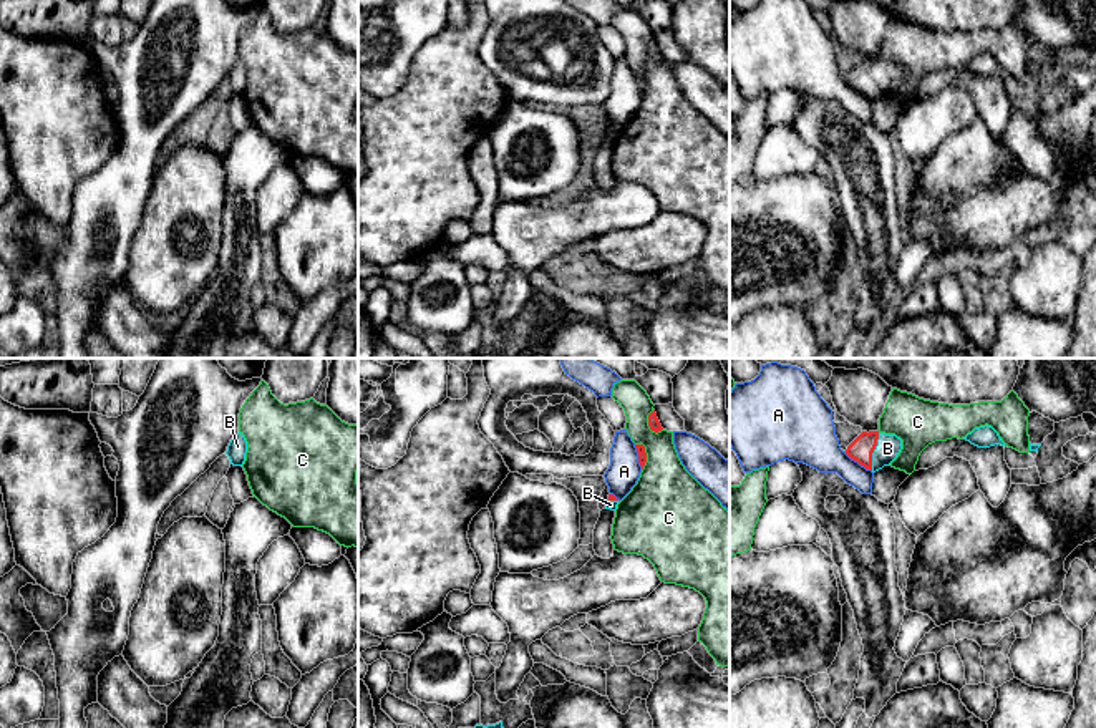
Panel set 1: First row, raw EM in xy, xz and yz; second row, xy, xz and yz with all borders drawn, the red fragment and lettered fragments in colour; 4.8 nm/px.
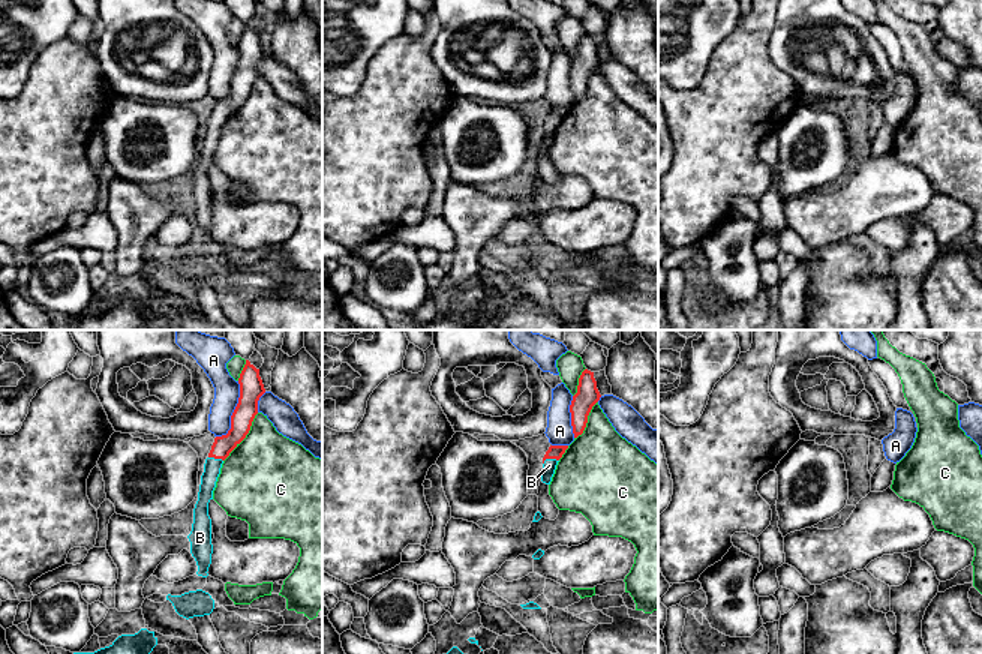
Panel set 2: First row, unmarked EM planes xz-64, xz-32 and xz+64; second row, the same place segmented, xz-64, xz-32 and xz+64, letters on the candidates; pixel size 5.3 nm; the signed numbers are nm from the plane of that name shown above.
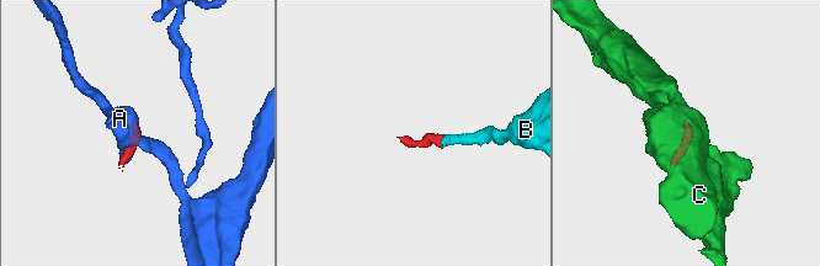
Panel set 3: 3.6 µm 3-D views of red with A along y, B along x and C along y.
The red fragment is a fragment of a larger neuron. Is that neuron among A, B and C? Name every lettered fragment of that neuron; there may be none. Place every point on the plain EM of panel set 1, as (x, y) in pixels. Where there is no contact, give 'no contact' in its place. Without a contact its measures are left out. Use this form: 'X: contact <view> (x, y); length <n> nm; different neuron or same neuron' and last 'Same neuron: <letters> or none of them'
A: contact yz (858, 90); length 170 nm; different neuron
B: contact yz (872, 80); length 190 nm; same neuron
C: contact xz (645, 83); length 140 nm; different neuron
Same neuron: B

